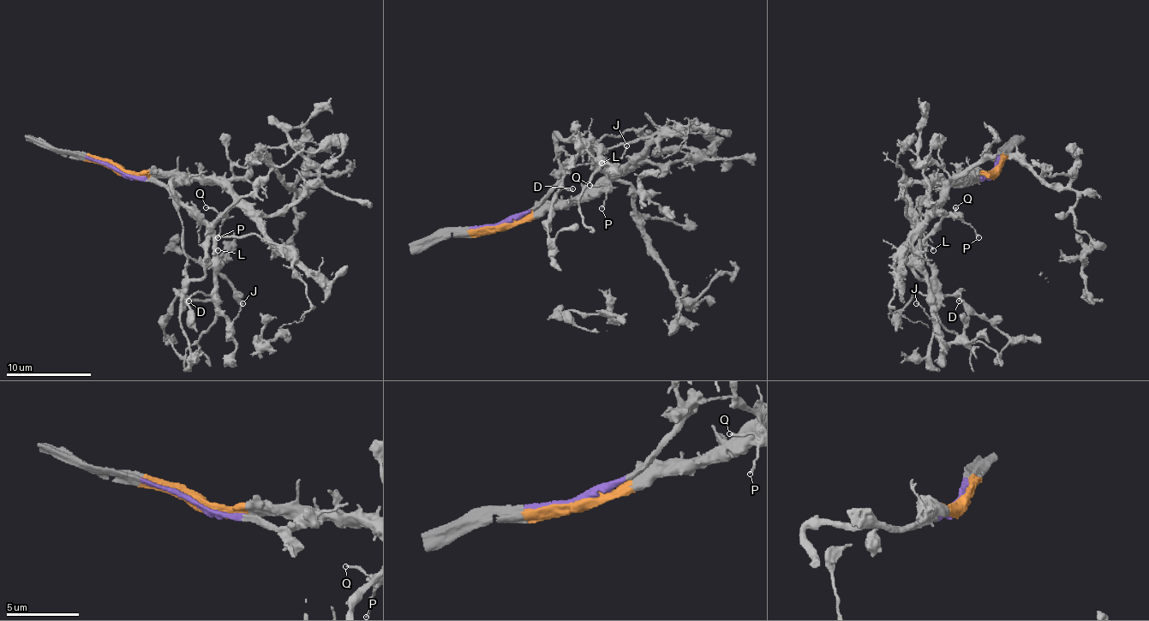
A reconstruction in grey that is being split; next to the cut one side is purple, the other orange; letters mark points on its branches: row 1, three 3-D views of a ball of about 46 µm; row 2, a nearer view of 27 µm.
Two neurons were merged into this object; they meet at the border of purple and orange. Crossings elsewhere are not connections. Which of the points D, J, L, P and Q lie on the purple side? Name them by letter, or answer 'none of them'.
J, L

